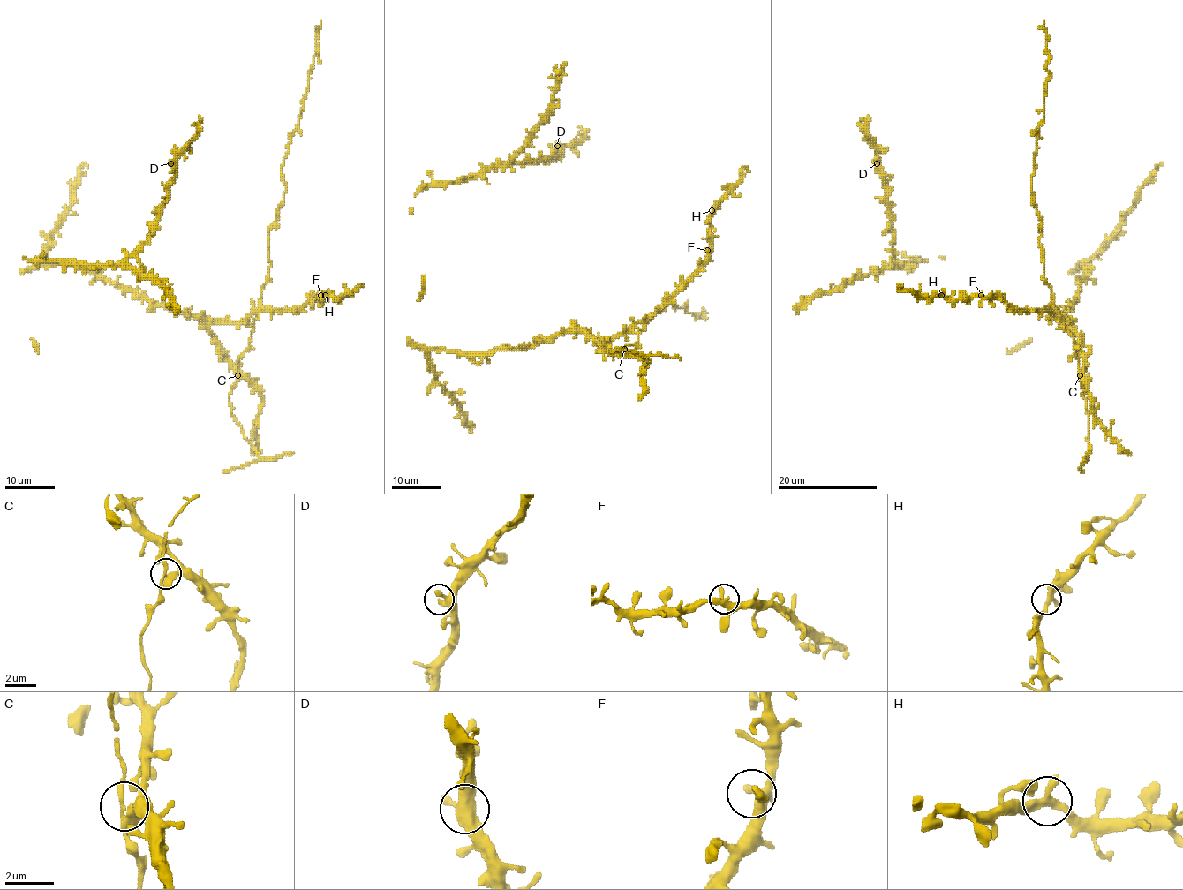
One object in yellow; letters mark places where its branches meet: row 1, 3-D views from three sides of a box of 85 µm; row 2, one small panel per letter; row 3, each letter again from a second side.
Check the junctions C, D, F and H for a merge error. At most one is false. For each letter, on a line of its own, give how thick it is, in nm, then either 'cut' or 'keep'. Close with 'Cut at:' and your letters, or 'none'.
C: calibre 320 nm; keep
D: calibre 320 nm; keep
F: calibre 360 nm; keep
H: calibre 300 nm; keep
Cut at: none

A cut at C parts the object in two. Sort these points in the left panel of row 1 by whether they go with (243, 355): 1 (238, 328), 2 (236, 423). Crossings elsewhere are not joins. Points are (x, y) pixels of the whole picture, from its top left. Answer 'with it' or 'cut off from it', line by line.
1: cut off from it
2: with it

